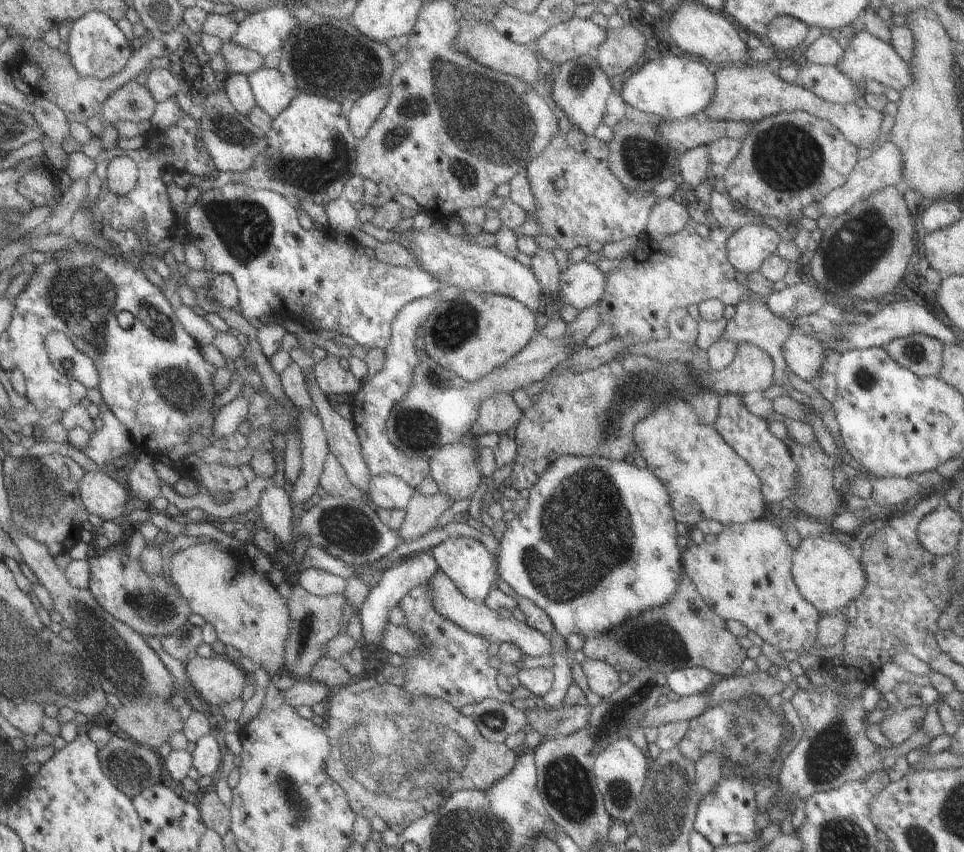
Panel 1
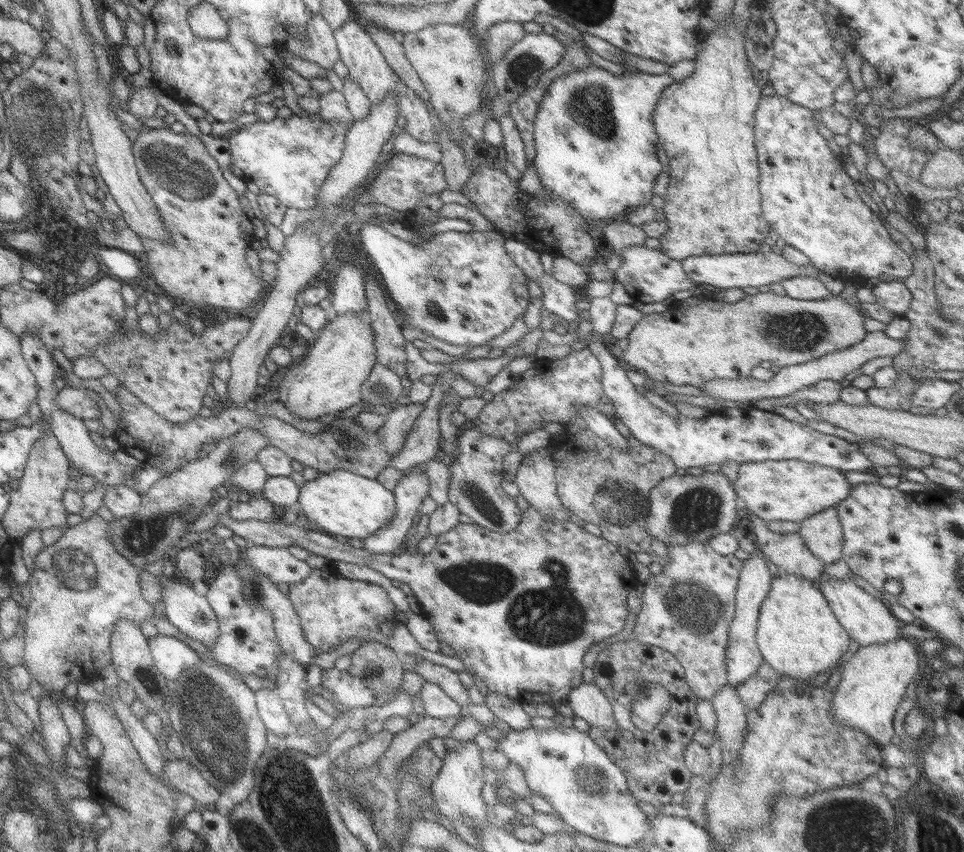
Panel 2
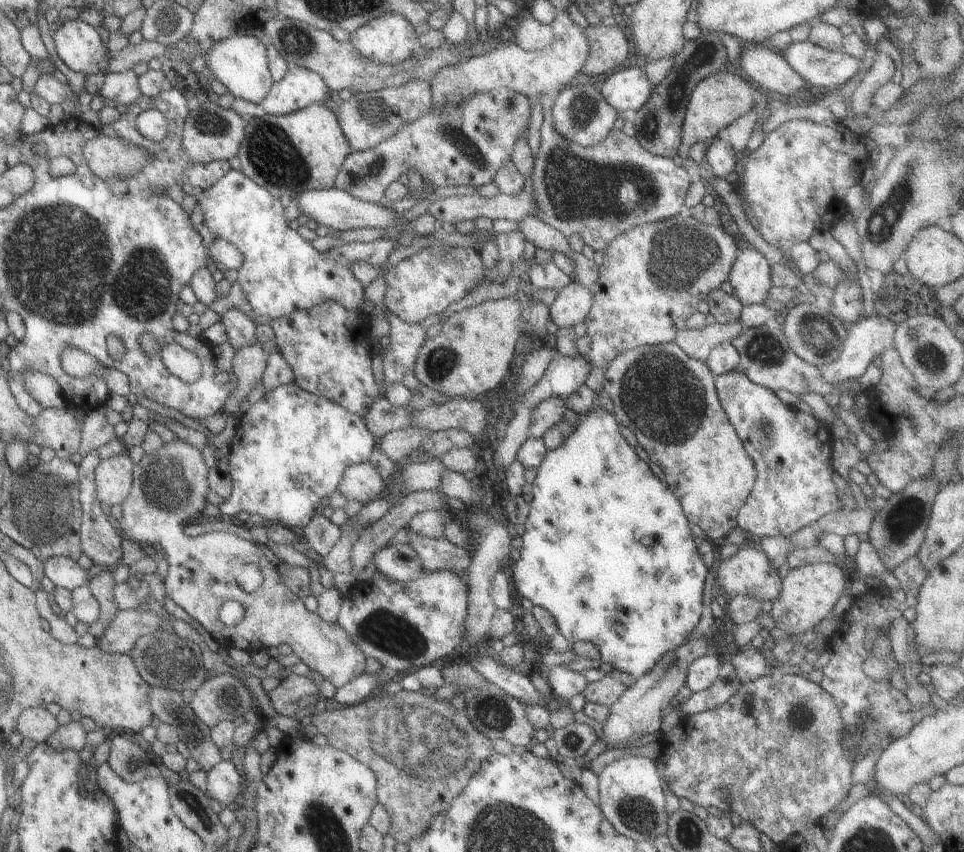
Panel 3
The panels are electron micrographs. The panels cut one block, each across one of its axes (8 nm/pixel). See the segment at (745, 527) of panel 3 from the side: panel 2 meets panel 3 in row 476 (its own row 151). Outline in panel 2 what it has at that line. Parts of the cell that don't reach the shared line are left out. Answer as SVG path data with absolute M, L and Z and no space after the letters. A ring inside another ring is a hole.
M775 94L763 95L754 112L752 133L758 162L760 214L785 245L798 250L813 268L833 278L855 275L865 279L903 280L911 275L909 257L891 240L877 214L861 201L853 187L854 180L843 170L842 161L817 133L811 110Z

